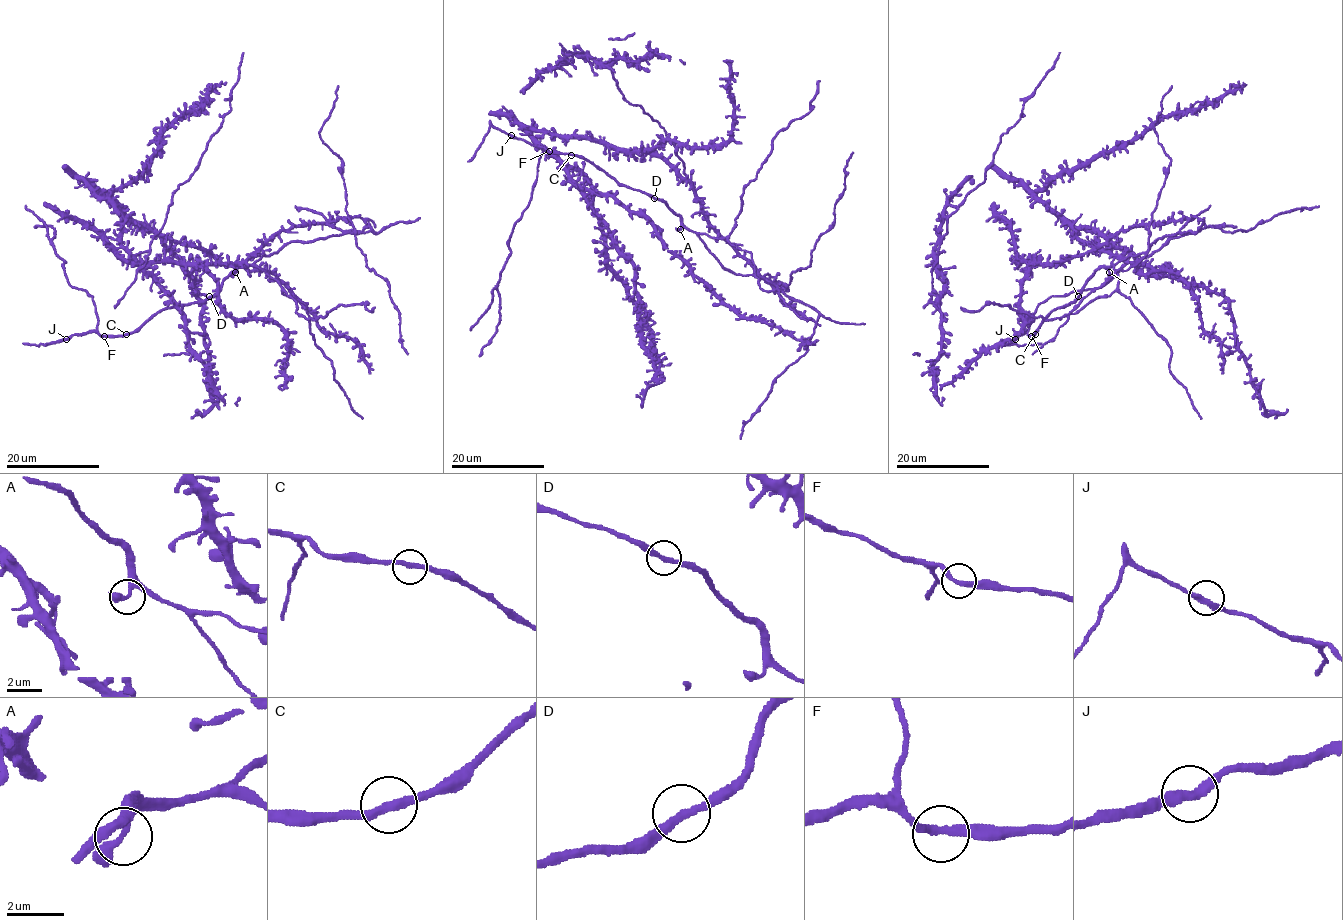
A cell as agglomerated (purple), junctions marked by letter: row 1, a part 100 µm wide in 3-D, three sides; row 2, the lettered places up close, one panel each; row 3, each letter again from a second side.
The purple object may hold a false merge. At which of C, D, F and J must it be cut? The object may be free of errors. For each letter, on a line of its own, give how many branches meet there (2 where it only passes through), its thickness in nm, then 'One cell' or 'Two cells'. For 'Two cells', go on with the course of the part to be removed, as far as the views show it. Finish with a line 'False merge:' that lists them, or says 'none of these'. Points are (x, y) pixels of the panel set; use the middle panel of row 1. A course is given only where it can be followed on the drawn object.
C: Branches: 2. Thickness 280 nm. One cell
D: Branches: 2. Thickness 280 nm. One cell
F: Branches: 2. Thickness 280 nm. One cell
J: Branches: 2. Thickness 300 nm. One cell
False merge: none of these

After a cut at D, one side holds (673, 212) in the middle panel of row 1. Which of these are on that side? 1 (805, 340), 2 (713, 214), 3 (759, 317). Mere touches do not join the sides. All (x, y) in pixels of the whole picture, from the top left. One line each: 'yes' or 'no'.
1: no
2: no
3: no

